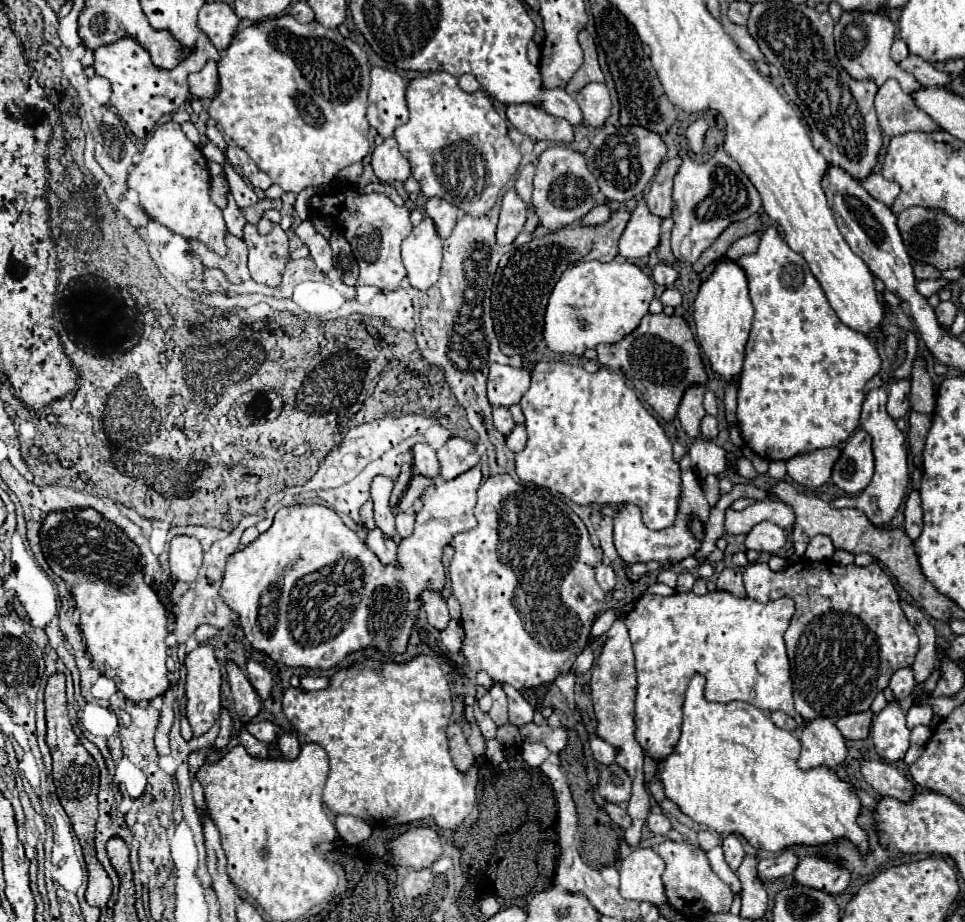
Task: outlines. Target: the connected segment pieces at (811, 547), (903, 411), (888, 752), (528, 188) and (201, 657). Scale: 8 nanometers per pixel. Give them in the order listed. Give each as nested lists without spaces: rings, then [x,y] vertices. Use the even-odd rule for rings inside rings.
[[[816,535],[810,543],[808,543],[808,549],[806,549],[806,559],[810,561],[830,561],[832,555],[834,555],[834,545],[830,541],[830,537],[826,535]]]
[[[898,379],[890,385],[890,389],[888,389],[888,413],[894,419],[908,415],[908,411],[910,411],[908,393],[910,393],[910,379]]]
[[[888,703],[872,721],[872,743],[876,753],[886,761],[904,759],[910,747],[910,729],[898,703]]]
[[[526,165],[518,177],[516,177],[516,193],[530,205],[530,197],[532,197],[532,179],[534,179],[534,165]]]
[[[200,645],[198,649],[194,649],[192,653],[186,655],[186,695],[188,695],[188,705],[186,705],[186,717],[192,725],[194,735],[204,735],[204,731],[208,731],[220,717],[220,681],[222,681],[222,673],[220,673],[220,665],[216,661],[214,655],[214,647],[212,645]]]

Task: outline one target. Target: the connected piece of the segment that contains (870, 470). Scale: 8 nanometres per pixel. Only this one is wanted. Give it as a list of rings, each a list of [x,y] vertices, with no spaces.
[[[854,431],[832,469],[832,481],[850,495],[860,493],[874,475],[872,439],[866,431]]]

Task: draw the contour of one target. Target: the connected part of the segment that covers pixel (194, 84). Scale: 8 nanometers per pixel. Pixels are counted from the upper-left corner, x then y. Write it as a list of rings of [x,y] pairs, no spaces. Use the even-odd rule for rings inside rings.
[[[208,61],[202,71],[188,75],[188,83],[190,83],[190,93],[192,93],[196,99],[214,97],[214,95],[216,95],[216,89],[218,89],[216,63],[214,63],[214,61]]]

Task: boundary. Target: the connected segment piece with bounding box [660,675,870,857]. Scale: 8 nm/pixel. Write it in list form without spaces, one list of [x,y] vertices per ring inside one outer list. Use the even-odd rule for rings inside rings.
[[[702,675],[692,677],[685,692],[682,737],[676,751],[662,761],[660,779],[666,797],[696,823],[702,823],[718,833],[742,835],[756,849],[778,853],[792,845],[812,847],[848,839],[864,857],[870,851],[870,843],[868,831],[856,823],[862,811],[856,787],[840,779],[836,769],[830,767],[814,767],[808,771],[800,769],[796,761],[802,745],[794,733],[776,727],[768,713],[750,703],[730,701],[724,705],[708,701],[704,697],[704,683],[706,679]]]

